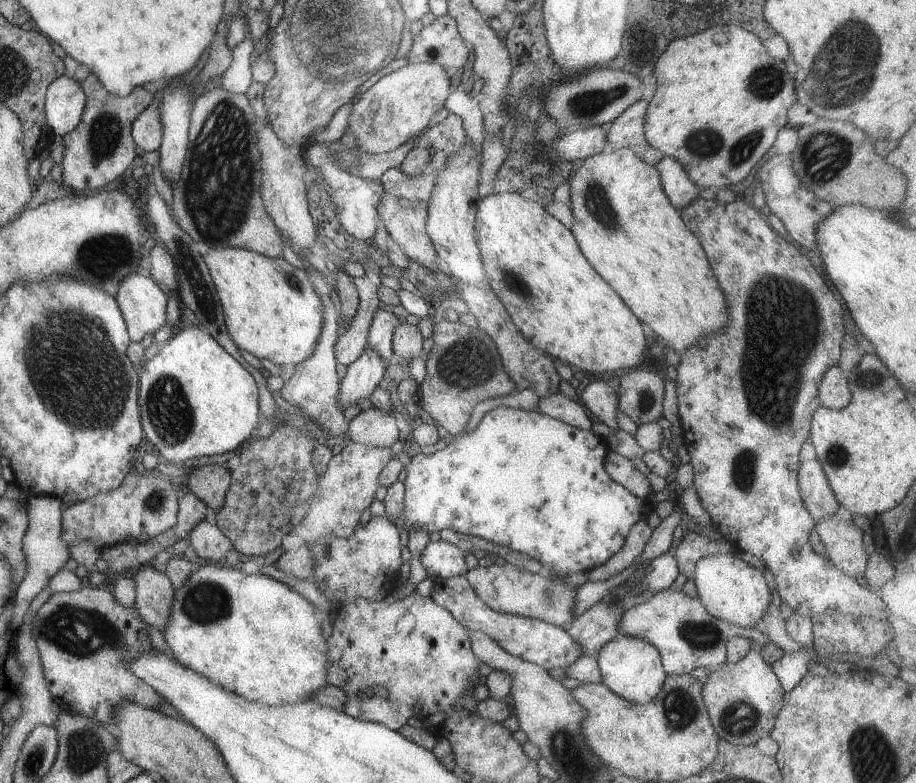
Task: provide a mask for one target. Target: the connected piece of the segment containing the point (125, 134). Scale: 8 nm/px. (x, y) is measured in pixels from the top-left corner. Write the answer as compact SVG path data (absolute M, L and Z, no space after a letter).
M94 73L80 82L80 86L86 93L87 105L82 113L80 124L63 136L65 149L61 165L63 169L62 184L66 187L71 186L79 194L91 194L96 188L102 190L119 184L120 176L128 166L131 163L138 162L140 155L136 152L137 146L131 128L136 117L152 104L154 95L144 87L136 87L127 97L113 95L105 89L105 86Z

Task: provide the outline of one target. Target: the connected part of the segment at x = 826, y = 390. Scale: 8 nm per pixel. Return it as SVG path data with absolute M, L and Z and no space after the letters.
M838 366L828 368L819 384L819 400L829 409L841 409L851 398L847 374Z

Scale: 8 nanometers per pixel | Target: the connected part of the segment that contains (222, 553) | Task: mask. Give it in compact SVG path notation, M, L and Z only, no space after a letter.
M201 520L189 534L191 544L197 558L202 562L223 564L228 550L233 548L232 541L224 536L218 525Z

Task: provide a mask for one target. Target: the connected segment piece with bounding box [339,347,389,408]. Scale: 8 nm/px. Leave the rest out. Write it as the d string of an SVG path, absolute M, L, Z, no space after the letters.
M368 347L358 360L347 366L346 376L339 386L339 405L343 407L357 404L360 398L369 398L389 364L374 349Z

